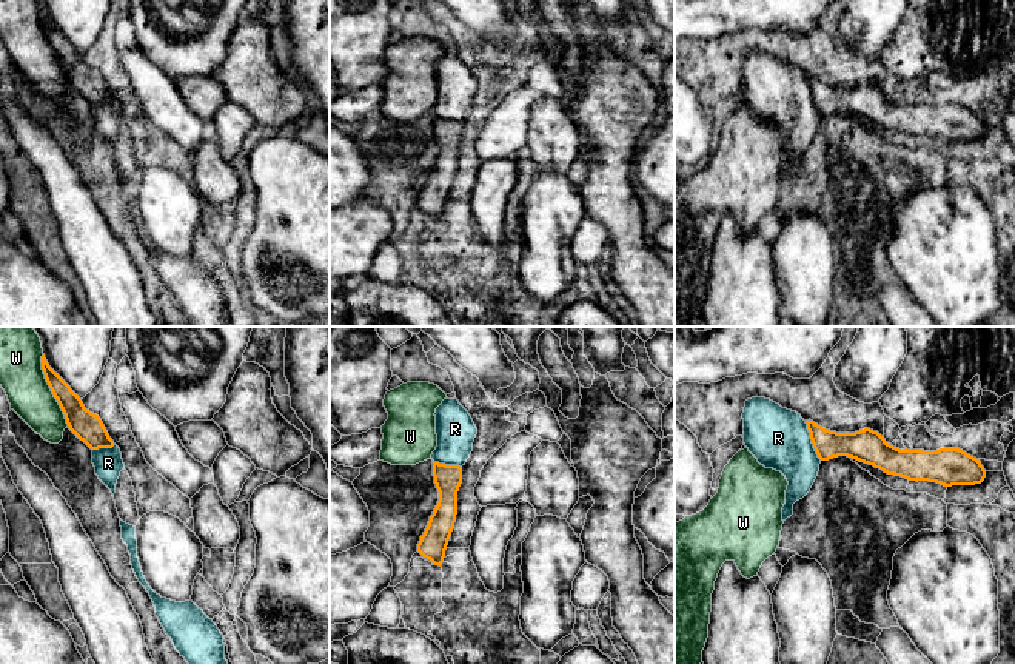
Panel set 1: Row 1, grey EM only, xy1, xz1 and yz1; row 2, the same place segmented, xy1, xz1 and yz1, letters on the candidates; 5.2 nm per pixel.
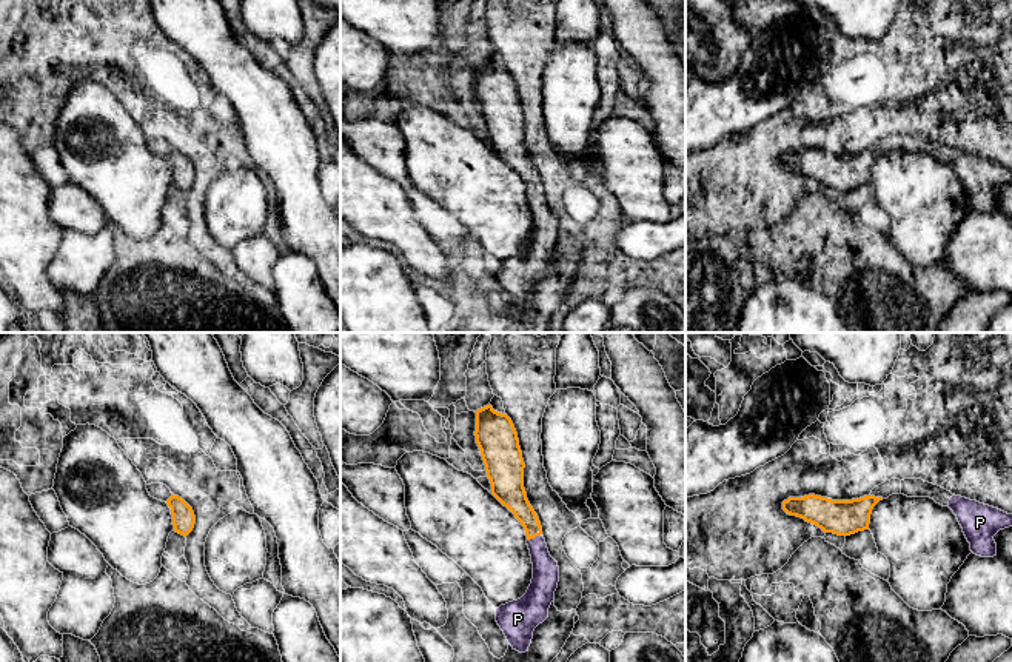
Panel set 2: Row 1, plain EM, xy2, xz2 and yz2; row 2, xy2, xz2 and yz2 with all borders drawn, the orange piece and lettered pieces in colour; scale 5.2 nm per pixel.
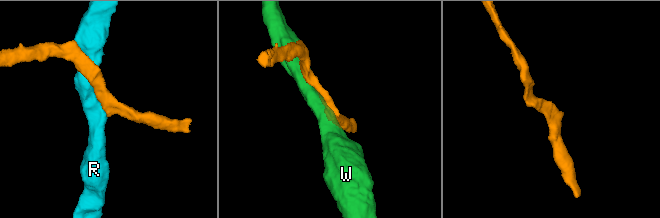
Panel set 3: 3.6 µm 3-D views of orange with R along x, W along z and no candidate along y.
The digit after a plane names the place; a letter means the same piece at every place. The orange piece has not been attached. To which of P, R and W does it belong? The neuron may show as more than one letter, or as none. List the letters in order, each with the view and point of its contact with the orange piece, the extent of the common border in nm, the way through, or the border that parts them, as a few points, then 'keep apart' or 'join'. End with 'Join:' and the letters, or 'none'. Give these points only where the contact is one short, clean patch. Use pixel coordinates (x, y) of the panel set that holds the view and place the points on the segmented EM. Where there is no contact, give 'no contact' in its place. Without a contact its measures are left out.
P: meets orange in xz2 at (533, 538); contact 90 nm long; runs through xz2 (513, 496), (530, 521), (533, 538), (546, 573); join
R: meets orange in yz1 at (812, 441); contact 220 nm long; keep apart
W: meets orange in xy1 at (51, 390); contact 420 nm long; keep apart
Join: P

